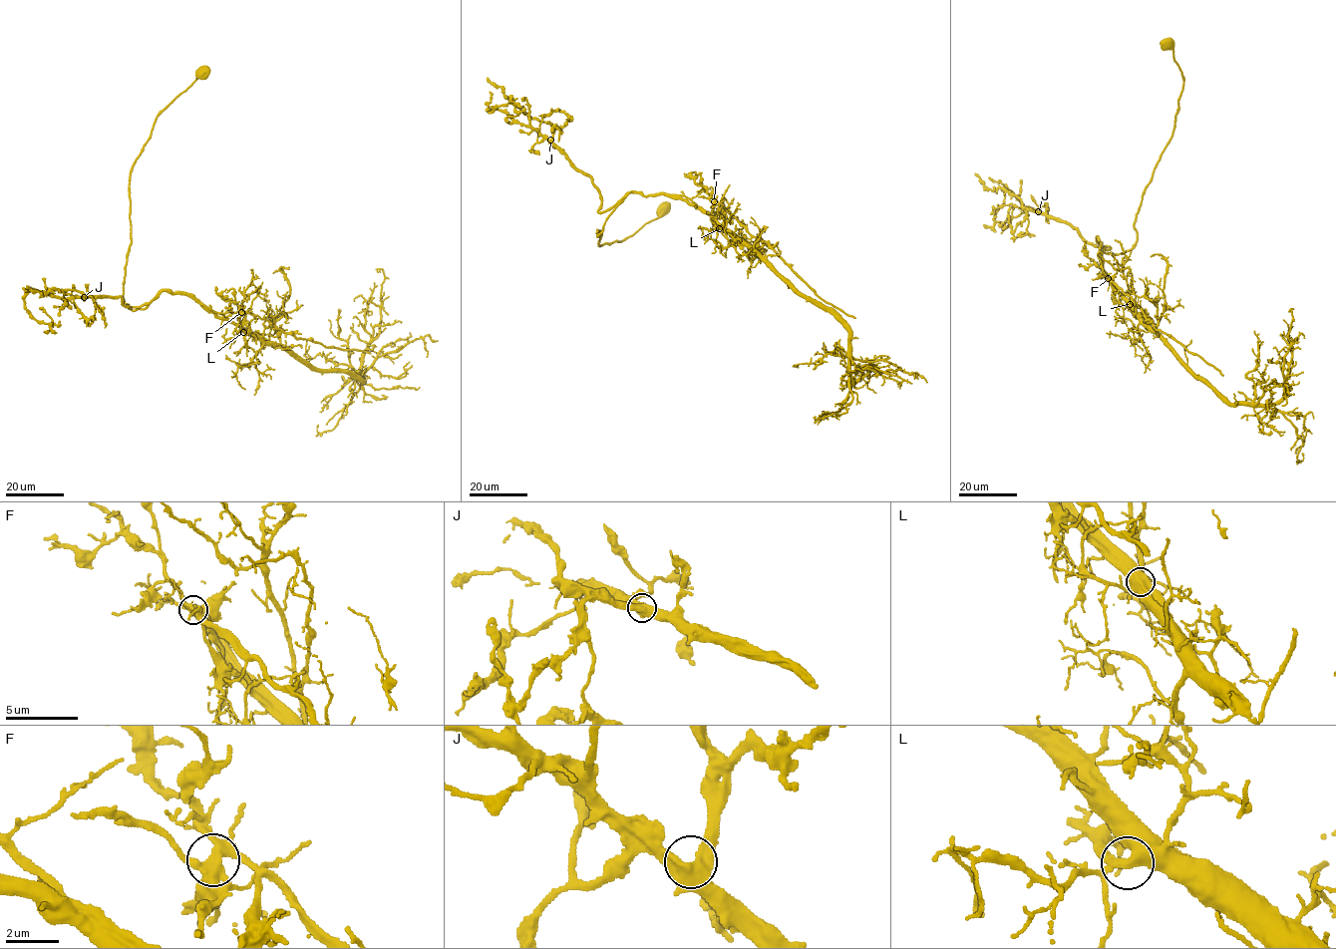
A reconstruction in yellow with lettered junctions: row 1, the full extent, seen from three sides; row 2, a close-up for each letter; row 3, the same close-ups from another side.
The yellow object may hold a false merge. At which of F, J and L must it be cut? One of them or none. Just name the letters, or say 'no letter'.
F

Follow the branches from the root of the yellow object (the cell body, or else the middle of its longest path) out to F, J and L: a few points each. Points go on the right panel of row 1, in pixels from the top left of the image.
F: (1167, 43), (1183, 80), (1172, 136), (1143, 195), (1136, 243), (1114, 254), (1096, 238), (1115, 293), (1108, 279)
J: (1167, 43), (1182, 89), (1137, 214), (1136, 243), (1107, 253), (1109, 246), (1038, 211)
L: (1167, 43), (1182, 89), (1172, 136), (1137, 214), (1136, 243), (1114, 254), (1096, 238), (1104, 272), (1130, 304)

